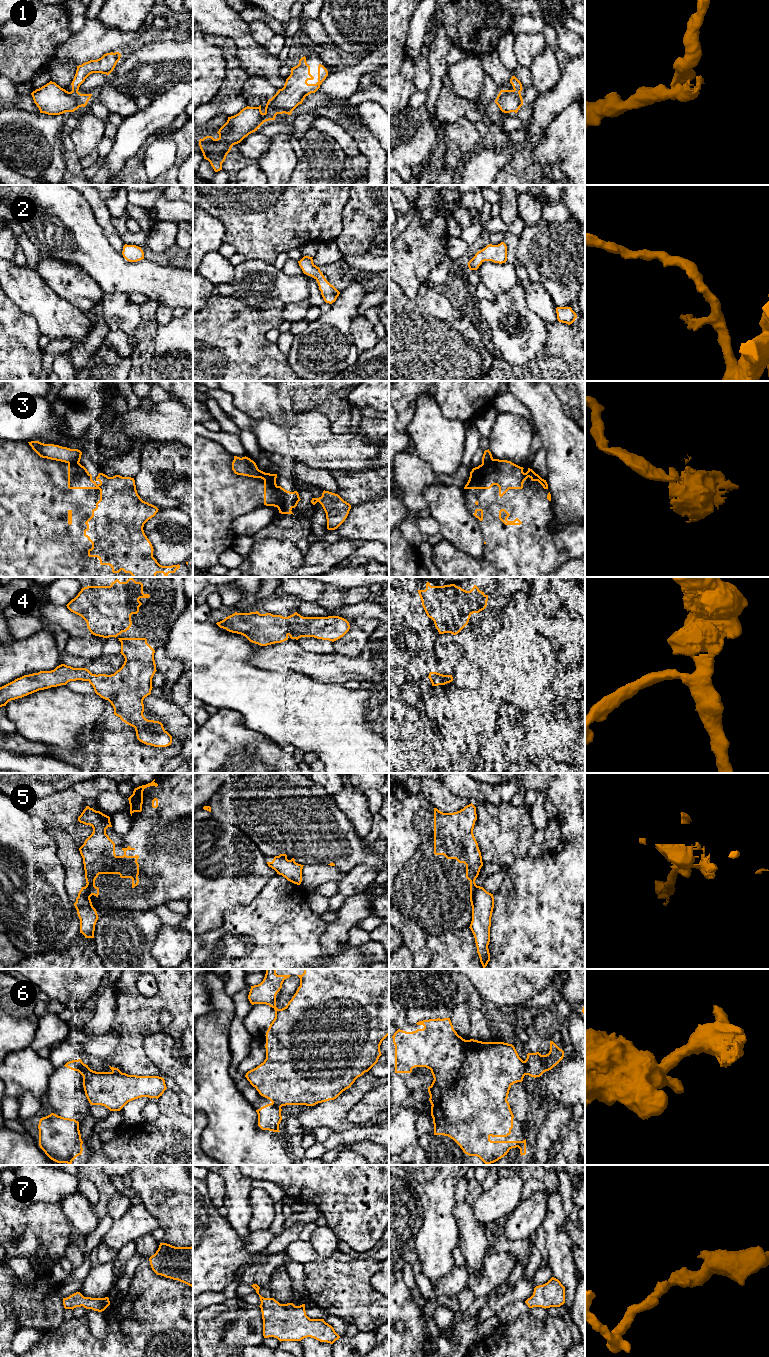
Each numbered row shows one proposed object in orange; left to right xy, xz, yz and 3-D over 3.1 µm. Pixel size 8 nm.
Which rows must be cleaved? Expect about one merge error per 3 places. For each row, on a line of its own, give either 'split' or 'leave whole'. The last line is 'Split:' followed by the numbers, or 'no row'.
1: split
2: leave whole
3: split
4: leave whole
5: split
6: split
7: leave whole
Split: 1, 3, 5, 6

